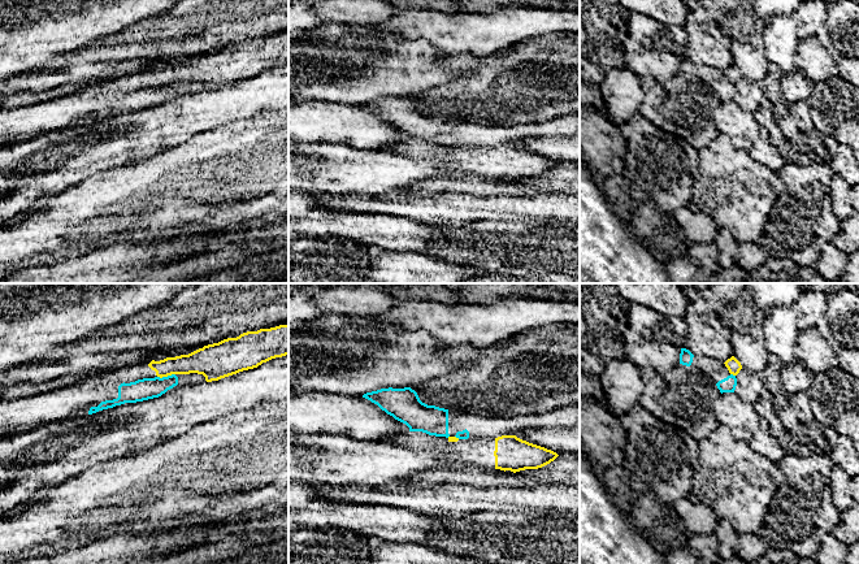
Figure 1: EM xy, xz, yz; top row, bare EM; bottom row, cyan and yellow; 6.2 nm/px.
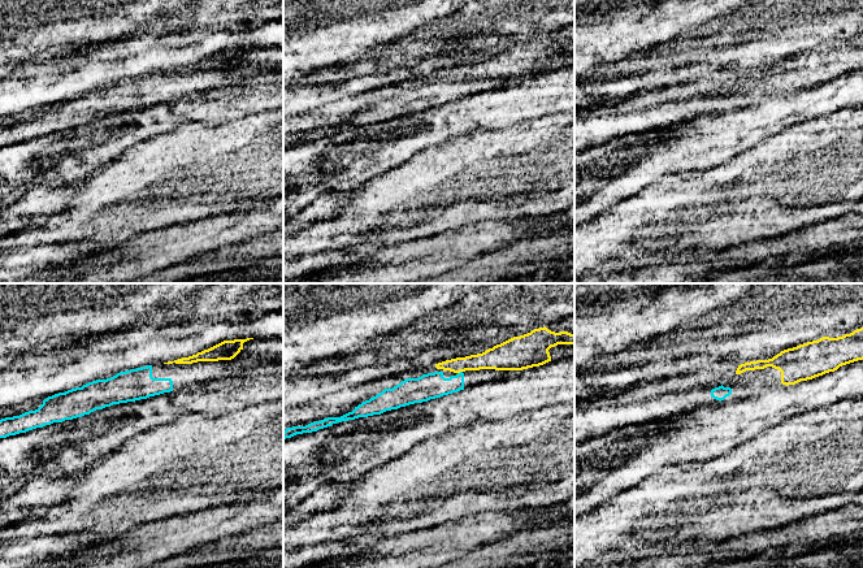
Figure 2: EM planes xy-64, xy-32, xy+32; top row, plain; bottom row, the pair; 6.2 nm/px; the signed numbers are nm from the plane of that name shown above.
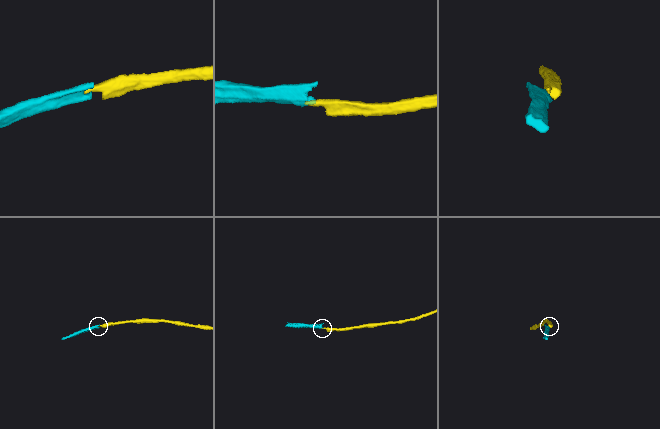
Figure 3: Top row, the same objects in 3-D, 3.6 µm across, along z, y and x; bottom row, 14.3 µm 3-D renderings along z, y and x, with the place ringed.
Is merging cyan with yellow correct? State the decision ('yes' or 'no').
no

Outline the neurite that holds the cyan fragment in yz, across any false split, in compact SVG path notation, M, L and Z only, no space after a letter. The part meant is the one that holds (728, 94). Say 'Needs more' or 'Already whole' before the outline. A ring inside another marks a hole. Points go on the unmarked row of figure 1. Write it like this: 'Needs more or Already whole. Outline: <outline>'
Needs more. Outline: M681 57L680 73L695 75L707 83L717 95L720 101L734 101L737 95L736 84L730 83L724 71L703 64L693 64L689 58Z

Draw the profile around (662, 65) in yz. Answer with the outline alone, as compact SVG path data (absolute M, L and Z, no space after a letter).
M630 13L625 39L625 68L665 84L680 73L687 36L685 27L665 26L645 14Z

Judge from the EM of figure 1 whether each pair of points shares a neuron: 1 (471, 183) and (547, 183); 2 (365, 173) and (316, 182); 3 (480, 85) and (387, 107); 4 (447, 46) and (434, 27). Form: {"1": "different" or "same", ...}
{"1": "same", "2": "same", "3": "different", "4": "same"}

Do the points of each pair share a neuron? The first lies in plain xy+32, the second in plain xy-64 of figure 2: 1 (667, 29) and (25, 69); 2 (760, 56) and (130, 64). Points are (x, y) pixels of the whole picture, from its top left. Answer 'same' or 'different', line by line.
1: different
2: different

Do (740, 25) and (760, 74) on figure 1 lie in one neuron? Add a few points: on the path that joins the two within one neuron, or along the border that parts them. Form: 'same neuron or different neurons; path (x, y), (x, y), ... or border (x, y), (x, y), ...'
same neuron; path (746, 37), (751, 63)

